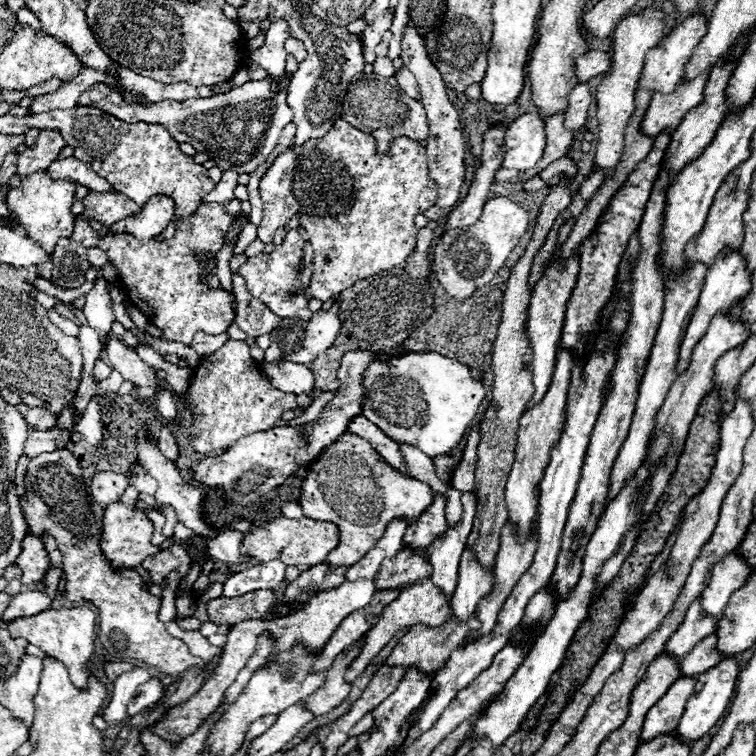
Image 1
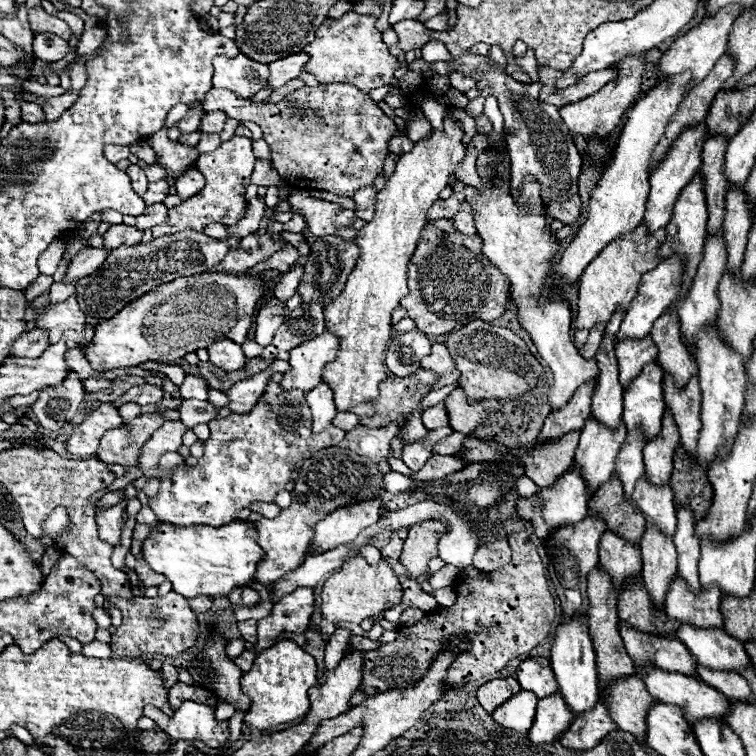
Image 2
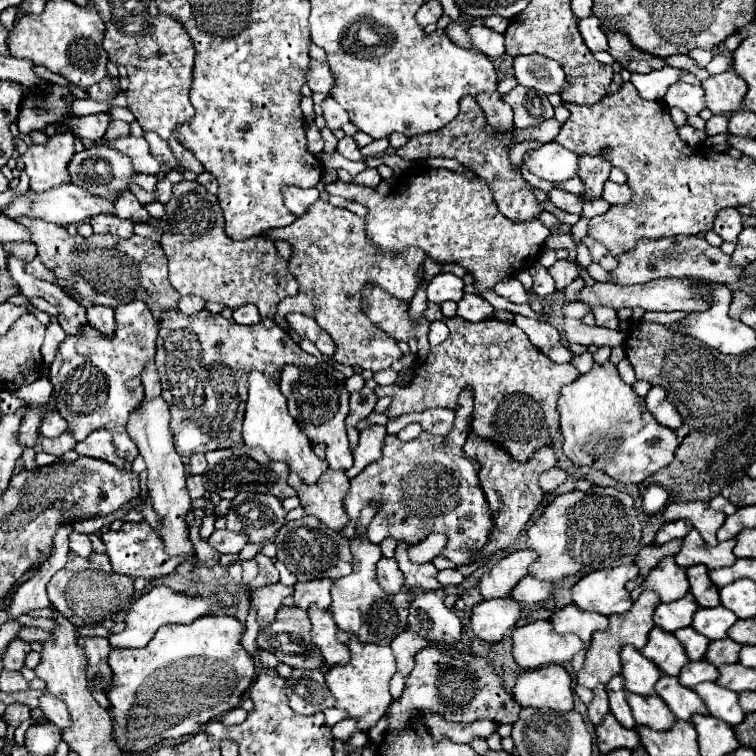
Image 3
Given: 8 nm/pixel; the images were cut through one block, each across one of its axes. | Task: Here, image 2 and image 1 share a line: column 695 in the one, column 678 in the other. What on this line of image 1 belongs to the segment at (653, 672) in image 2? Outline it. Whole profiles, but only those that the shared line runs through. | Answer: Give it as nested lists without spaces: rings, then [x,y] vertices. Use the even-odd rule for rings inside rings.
[[[678,678],[678,682],[668,688],[668,694],[664,694],[660,702],[656,702],[644,722],[644,740],[650,740],[658,734],[674,732],[684,714],[684,706],[694,692],[694,686],[696,678]]]

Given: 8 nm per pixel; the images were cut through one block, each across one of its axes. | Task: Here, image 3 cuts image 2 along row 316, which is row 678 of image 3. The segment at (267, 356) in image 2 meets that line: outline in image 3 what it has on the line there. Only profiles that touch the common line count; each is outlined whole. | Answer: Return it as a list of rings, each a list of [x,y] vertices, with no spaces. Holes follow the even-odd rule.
[[[294,668],[290,678],[286,680],[284,694],[288,696],[288,706],[304,716],[334,706],[334,698],[326,688],[324,674],[320,670],[308,672],[302,668]]]

